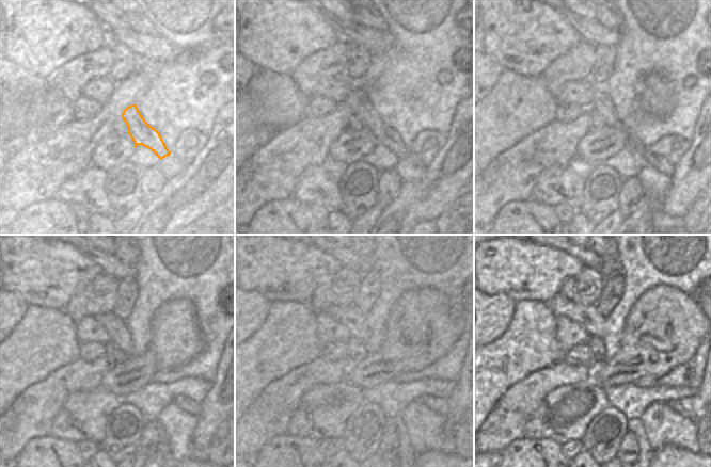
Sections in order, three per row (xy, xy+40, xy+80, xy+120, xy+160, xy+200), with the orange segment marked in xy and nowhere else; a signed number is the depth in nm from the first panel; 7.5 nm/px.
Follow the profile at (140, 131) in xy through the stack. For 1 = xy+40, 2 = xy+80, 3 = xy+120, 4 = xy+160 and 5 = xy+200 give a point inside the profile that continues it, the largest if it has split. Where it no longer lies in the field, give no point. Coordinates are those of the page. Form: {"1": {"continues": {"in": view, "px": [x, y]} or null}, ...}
{"1": {"continues": {"in": "xy+40", "px": [372, 122]}}, "2": {"continues": {"in": "xy+80", "px": [601, 102]}}, "3": {"continues": {"in": "xy+120", "px": [117, 331]}}, "4": {"continues": {"in": "xy+160", "px": [348, 316]}}, "5": {"continues": {"in": "xy+200", "px": [587, 316]}}}

